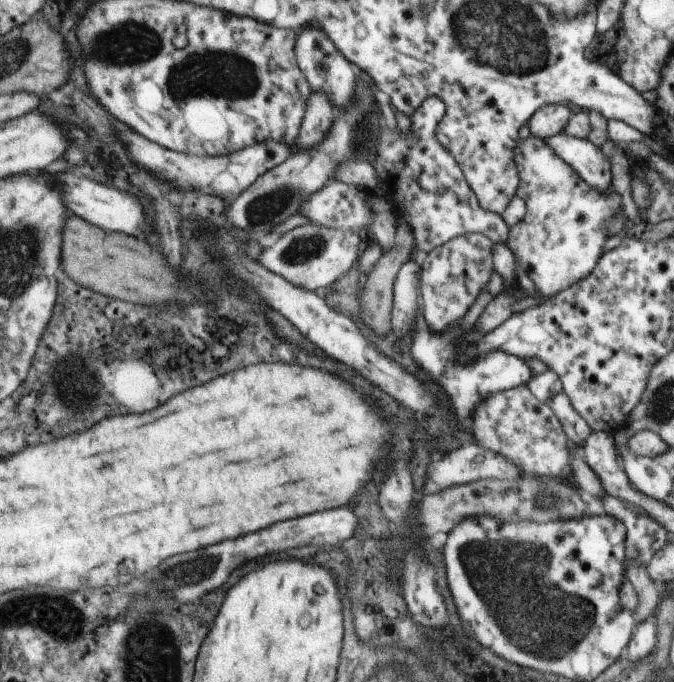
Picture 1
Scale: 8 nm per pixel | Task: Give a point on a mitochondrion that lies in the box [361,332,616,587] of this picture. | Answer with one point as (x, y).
(544, 500)

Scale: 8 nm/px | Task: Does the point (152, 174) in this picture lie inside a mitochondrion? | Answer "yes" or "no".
no

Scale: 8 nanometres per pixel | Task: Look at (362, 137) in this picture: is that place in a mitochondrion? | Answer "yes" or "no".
yes

